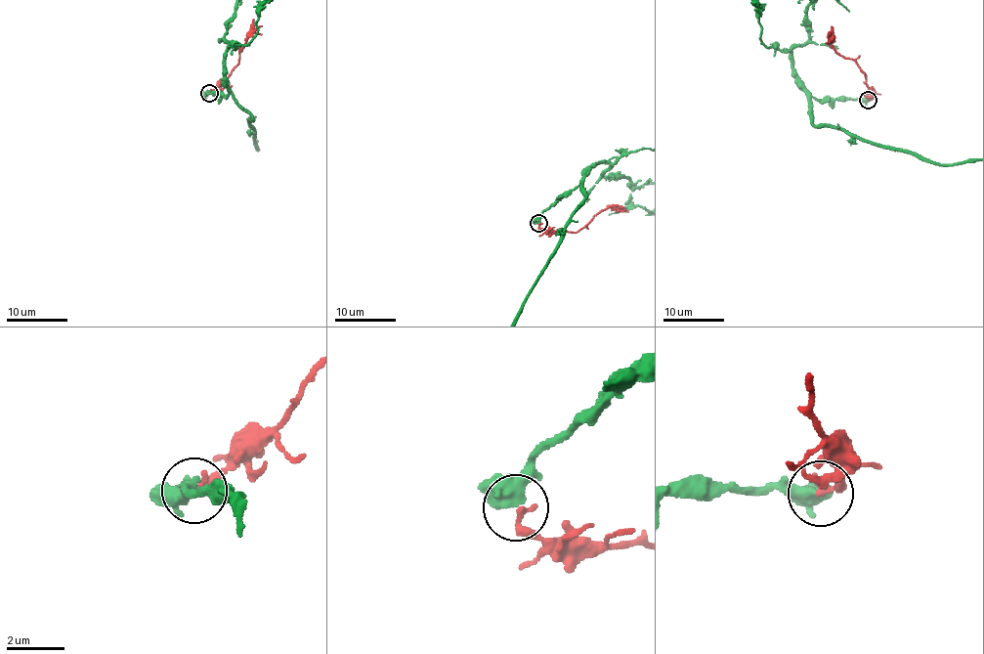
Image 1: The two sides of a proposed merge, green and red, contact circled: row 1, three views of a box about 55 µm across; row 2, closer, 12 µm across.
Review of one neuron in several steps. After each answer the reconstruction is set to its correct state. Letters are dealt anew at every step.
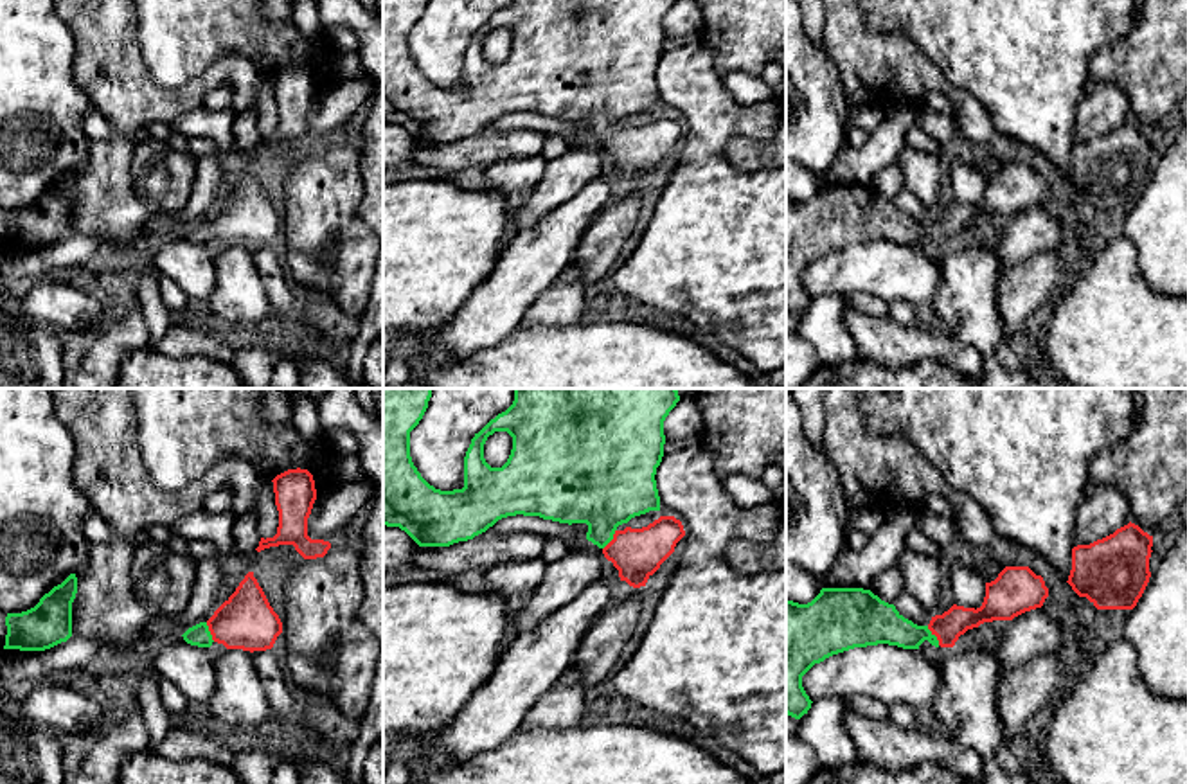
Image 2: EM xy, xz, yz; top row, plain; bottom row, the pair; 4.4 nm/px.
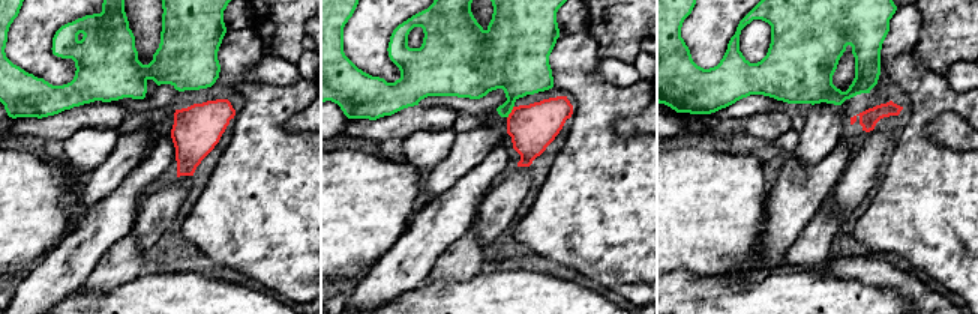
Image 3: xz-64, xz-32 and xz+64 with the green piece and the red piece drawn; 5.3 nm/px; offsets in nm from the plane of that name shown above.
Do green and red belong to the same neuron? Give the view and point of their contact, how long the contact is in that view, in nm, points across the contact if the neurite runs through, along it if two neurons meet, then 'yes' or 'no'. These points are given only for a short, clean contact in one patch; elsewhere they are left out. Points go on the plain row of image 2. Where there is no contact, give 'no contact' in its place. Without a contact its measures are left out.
contact yz (934, 232); length 110 nm; way yz (880, 220), (903, 231), (934, 232), (954, 220); yes

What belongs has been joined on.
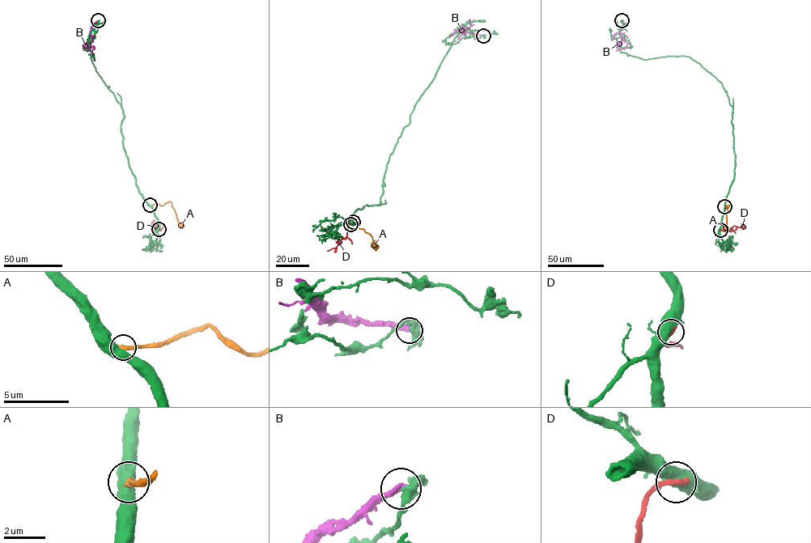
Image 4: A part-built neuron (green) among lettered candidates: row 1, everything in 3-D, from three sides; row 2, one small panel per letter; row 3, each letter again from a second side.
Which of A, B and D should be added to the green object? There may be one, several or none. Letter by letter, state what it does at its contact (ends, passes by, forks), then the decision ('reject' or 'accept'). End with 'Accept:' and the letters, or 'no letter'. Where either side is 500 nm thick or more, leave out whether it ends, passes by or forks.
A: reject
B: it ends | reject
D: it ends | reject
Accept: no letter

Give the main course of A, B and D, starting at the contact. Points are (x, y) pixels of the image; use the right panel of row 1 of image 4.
A: (724, 206), (729, 205), (723, 231)
B: (622, 20), (621, 37), (627, 44), (619, 49), (614, 44)
D: (720, 230), (729, 231), (733, 226), (740, 227), (742, 224), (745, 228)

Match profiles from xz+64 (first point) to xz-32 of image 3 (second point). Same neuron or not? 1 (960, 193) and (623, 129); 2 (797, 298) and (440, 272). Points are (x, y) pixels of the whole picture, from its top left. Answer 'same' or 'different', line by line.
1: different
2: different

